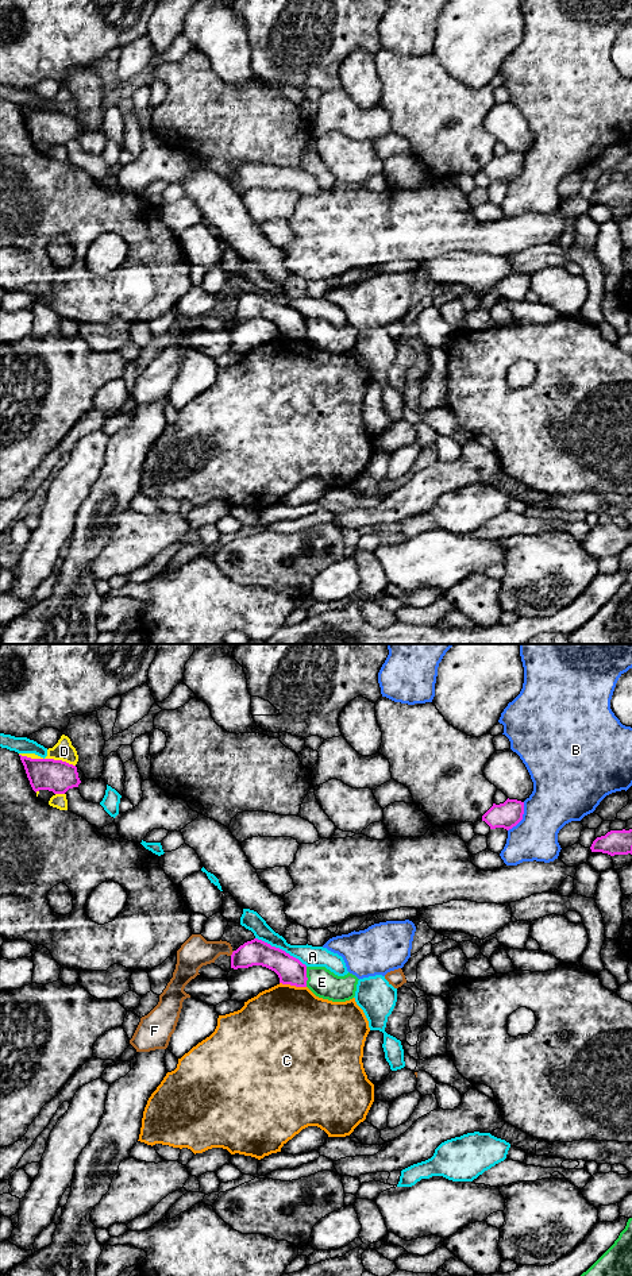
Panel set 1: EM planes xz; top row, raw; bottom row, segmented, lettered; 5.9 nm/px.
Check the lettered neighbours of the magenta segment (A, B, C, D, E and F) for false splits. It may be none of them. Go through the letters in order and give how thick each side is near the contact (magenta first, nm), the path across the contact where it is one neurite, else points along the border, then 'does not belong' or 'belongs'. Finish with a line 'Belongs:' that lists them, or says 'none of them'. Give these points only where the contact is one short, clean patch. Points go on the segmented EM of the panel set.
A: calibres 160 and 130 nm; does not belong
B: calibres 160 and 320 nm; does not belong
C: calibres 160 and 480 nm; does not belong
D: calibres 190 and 120 nm; does not belong
E: calibres 160 and 170 nm; border xz (305, 967), (307, 986); does not belong
F: calibres 160 and 180 nm; does not belong
Belongs: none of them

